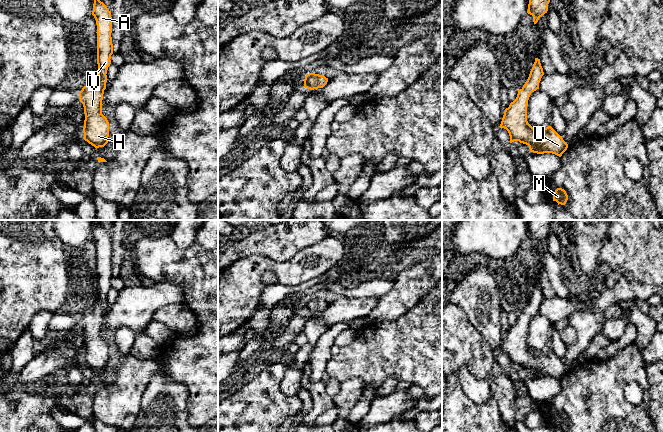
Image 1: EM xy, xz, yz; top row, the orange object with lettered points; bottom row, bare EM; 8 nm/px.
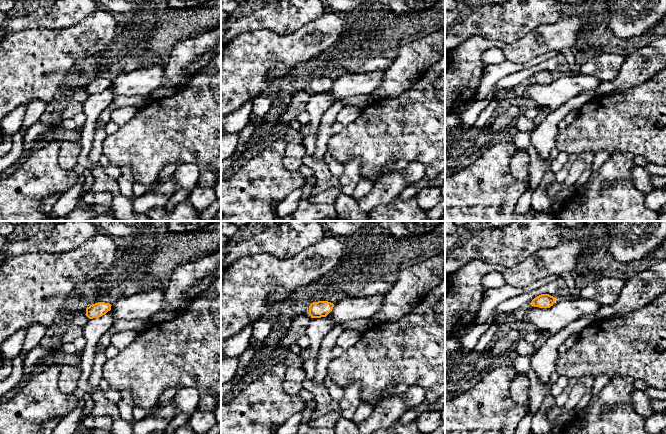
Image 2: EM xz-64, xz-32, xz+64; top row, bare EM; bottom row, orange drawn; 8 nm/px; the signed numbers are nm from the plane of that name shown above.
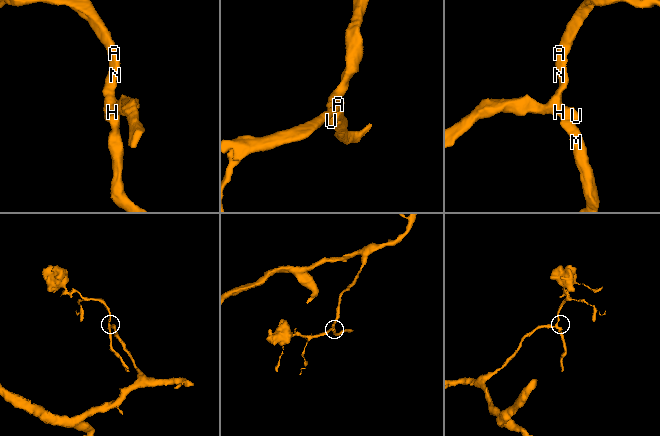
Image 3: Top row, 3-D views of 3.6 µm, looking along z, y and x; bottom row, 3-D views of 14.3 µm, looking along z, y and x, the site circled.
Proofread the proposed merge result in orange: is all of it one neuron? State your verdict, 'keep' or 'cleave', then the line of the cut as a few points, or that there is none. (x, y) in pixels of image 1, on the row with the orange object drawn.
keep; cut none

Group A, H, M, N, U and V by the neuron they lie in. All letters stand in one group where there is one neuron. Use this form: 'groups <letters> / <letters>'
groups A H M N U V

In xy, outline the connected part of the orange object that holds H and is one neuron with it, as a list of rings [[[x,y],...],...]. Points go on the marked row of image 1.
[[[94,0],[92,15],[97,25],[98,79],[79,91],[79,99],[85,114],[83,139],[97,149],[104,147],[109,137],[109,122],[102,114],[102,100],[113,54],[112,17],[107,6],[100,0]]]

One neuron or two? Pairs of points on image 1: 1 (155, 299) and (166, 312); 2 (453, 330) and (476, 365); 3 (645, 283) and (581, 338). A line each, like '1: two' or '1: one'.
1: two
2: one
3: one

